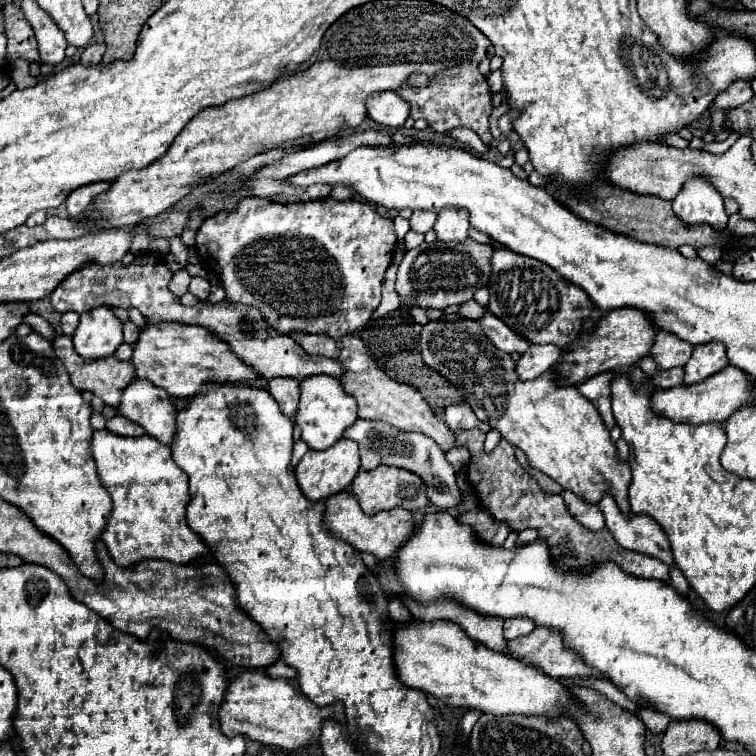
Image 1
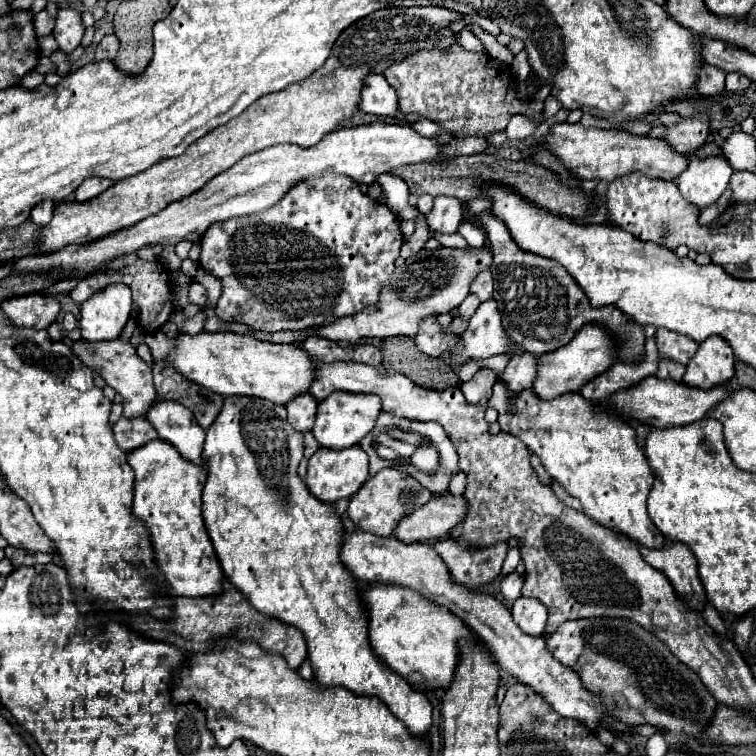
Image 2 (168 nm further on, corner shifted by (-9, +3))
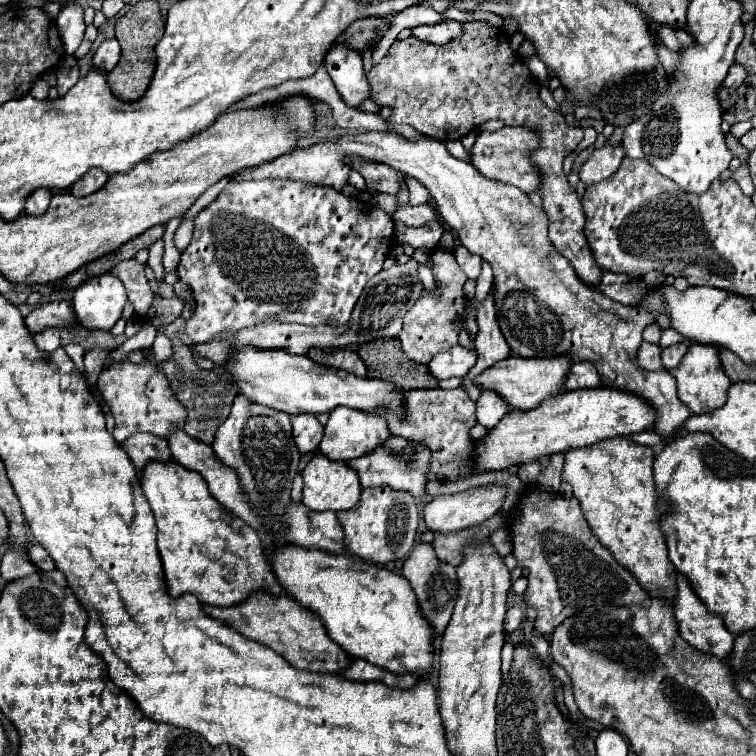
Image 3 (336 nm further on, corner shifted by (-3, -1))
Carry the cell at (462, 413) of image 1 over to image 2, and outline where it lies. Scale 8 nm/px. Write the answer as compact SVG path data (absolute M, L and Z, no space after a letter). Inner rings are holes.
M483 368L469 382L461 384L461 392L469 404L477 404L485 408L487 400L491 398L491 386L495 380L497 380L497 374L489 368Z

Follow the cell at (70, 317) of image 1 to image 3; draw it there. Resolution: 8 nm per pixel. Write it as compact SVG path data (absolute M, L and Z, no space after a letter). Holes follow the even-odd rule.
M47 328L39 334L33 334L33 340L37 348L43 348L45 352L53 352L55 348L59 348L59 328Z

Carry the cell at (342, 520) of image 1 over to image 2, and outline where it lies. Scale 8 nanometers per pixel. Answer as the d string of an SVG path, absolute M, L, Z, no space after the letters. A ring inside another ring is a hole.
M443 494L431 498L427 504L421 508L413 510L413 514L403 516L393 534L397 540L403 544L413 544L413 542L429 542L435 538L441 538L449 534L461 518L467 514L467 502L463 496L453 496L453 494Z

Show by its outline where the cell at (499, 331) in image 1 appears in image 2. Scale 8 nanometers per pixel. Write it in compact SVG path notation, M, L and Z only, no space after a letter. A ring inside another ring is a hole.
M495 300L481 302L473 318L469 320L469 328L463 336L465 350L461 356L453 356L453 364L465 364L465 360L479 360L493 354L503 354L509 348L511 340L503 328L501 314Z

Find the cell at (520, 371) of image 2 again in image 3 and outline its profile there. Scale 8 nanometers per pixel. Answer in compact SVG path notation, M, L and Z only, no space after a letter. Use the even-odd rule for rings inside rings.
M483 392L477 400L477 422L485 428L493 428L505 414L509 406L495 392Z

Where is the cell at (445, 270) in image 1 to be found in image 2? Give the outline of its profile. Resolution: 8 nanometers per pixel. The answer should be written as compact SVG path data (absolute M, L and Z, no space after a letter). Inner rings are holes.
M489 246L481 248L437 248L421 250L405 260L405 268L397 268L391 282L381 290L377 306L369 306L363 312L337 320L329 326L321 326L319 334L337 342L357 342L359 338L387 338L387 336L415 336L421 320L437 316L441 312L453 312L469 294L477 272L491 268L493 252Z

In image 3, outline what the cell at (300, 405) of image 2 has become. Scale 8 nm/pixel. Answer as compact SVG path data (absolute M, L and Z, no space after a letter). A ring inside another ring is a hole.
M313 414L293 416L293 440L301 454L315 452L319 448L321 438L323 438L323 426Z

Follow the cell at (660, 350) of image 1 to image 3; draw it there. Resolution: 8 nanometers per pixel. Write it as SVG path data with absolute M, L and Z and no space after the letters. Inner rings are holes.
M673 344L673 346L661 348L661 350L663 350L663 356L661 356L663 368L665 368L665 370L671 370L671 368L675 368L675 366L681 362L681 358L685 356L687 344Z

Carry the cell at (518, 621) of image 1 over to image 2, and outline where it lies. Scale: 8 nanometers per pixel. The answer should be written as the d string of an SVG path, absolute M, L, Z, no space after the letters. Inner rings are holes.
M519 598L515 600L513 608L511 608L513 620L515 624L531 636L543 636L545 632L545 606L541 602L529 600L529 598Z

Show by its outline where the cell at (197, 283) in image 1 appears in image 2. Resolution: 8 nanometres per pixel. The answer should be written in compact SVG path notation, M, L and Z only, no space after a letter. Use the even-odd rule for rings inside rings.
M193 282L193 284L189 286L189 302L197 304L197 306L201 306L201 308L207 304L207 290L205 290L199 282Z

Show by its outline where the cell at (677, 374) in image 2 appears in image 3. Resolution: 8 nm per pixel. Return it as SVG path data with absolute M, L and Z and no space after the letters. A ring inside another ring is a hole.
M641 342L637 350L637 362L643 370L663 370L661 366L661 348L657 344Z

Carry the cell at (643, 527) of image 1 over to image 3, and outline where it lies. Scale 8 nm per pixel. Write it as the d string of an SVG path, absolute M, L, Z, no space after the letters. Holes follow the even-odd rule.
M679 576L677 580L677 600L673 604L673 614L675 614L675 620L677 620L677 626L679 626L679 634L681 638L691 646L695 648L697 652L701 654L709 654L709 656L715 656L719 660L727 658L731 654L731 648L733 648L733 642L735 642L735 636L725 628L723 620L711 612L707 612L705 604L695 596L695 592L691 590L691 586L687 584L687 580L683 576Z

